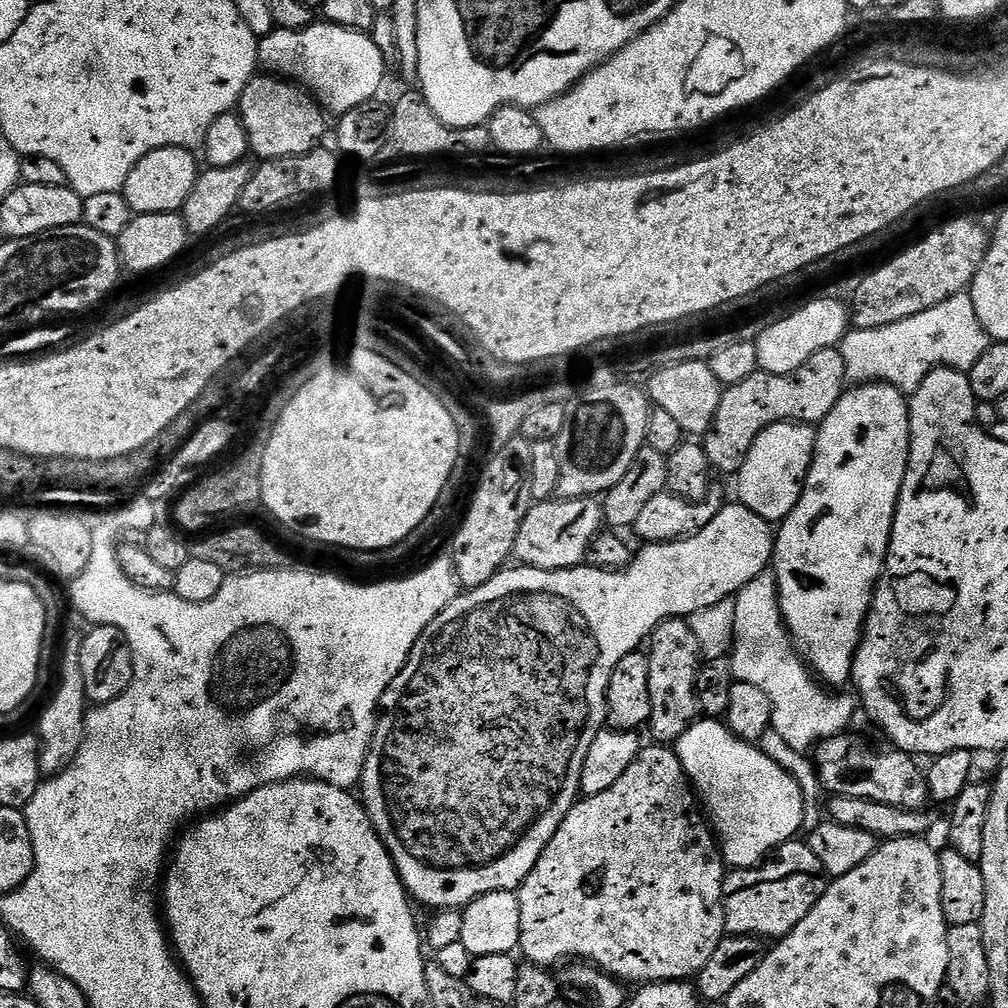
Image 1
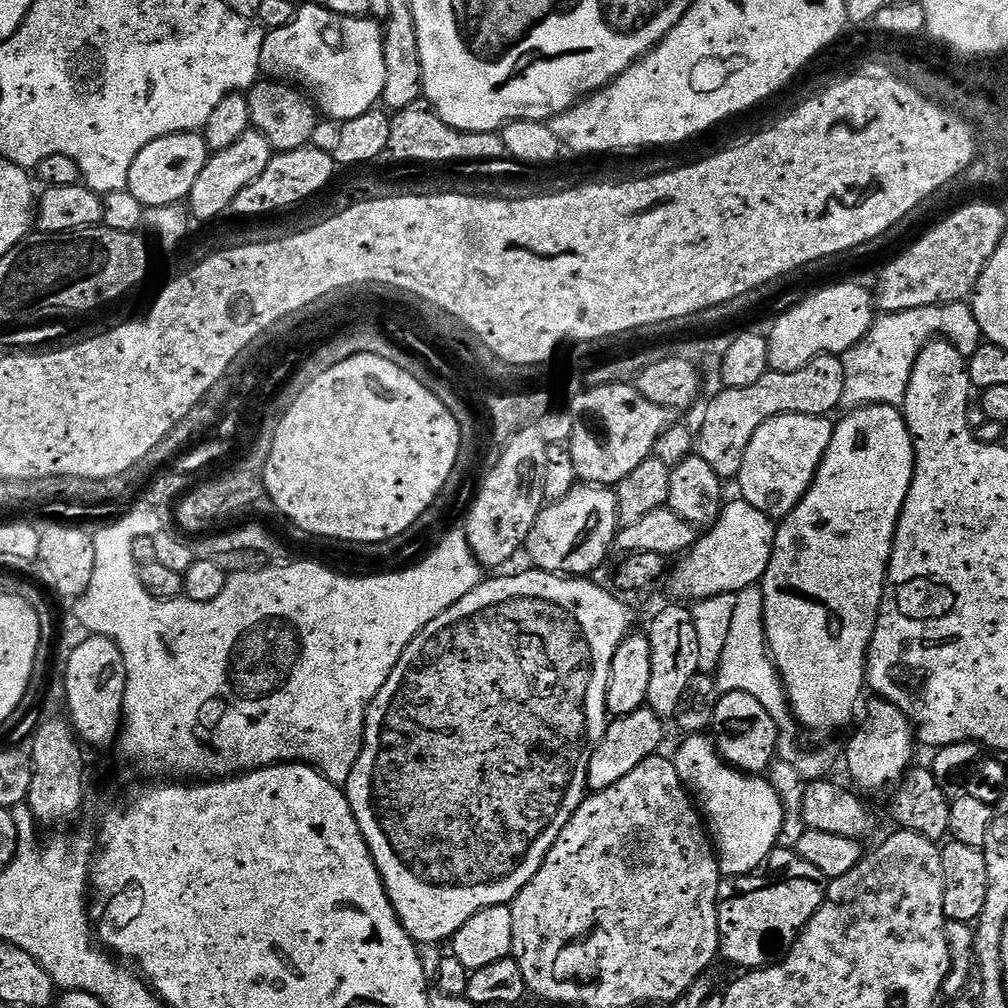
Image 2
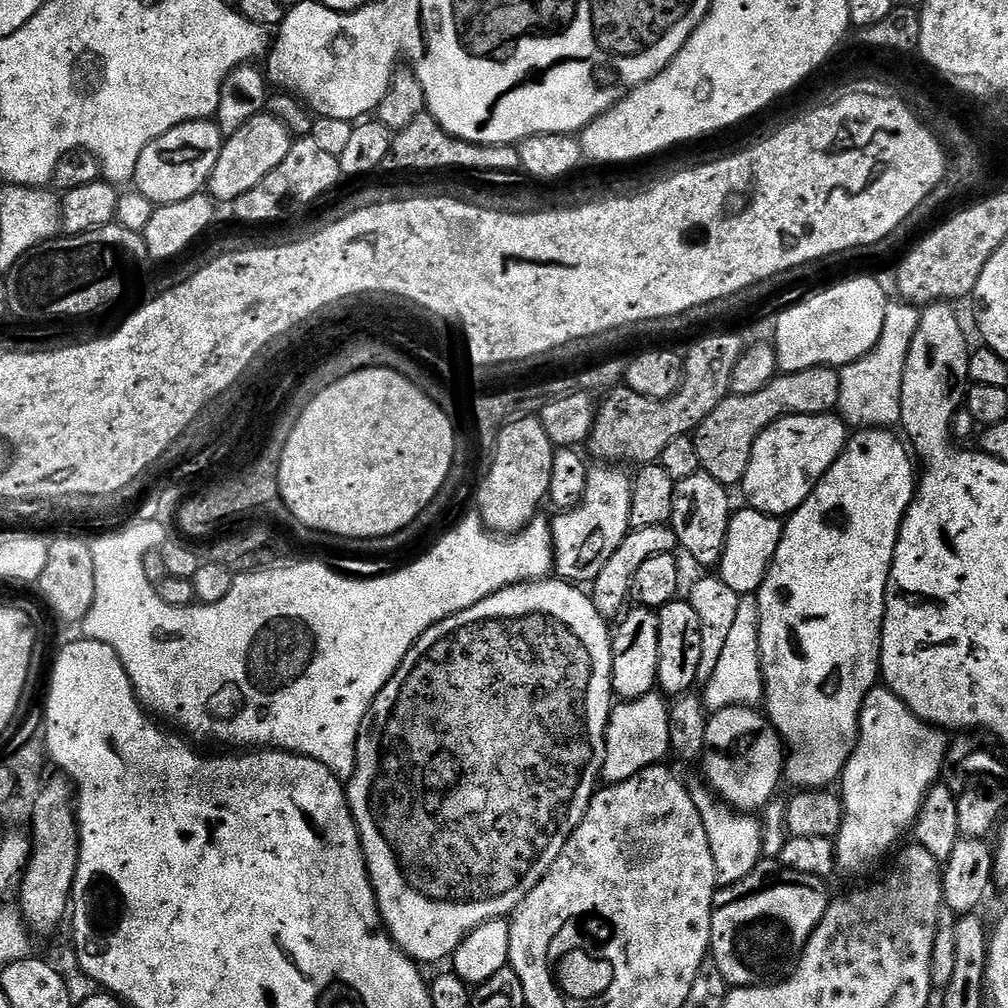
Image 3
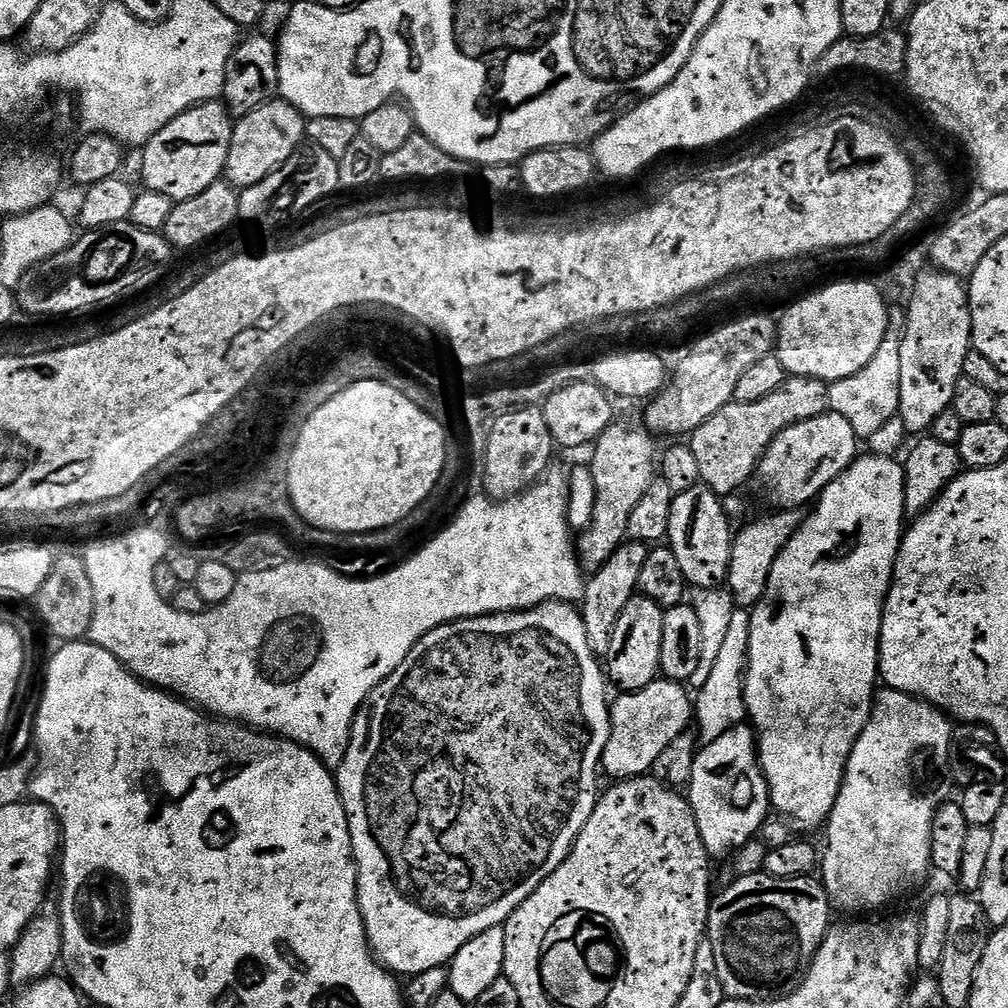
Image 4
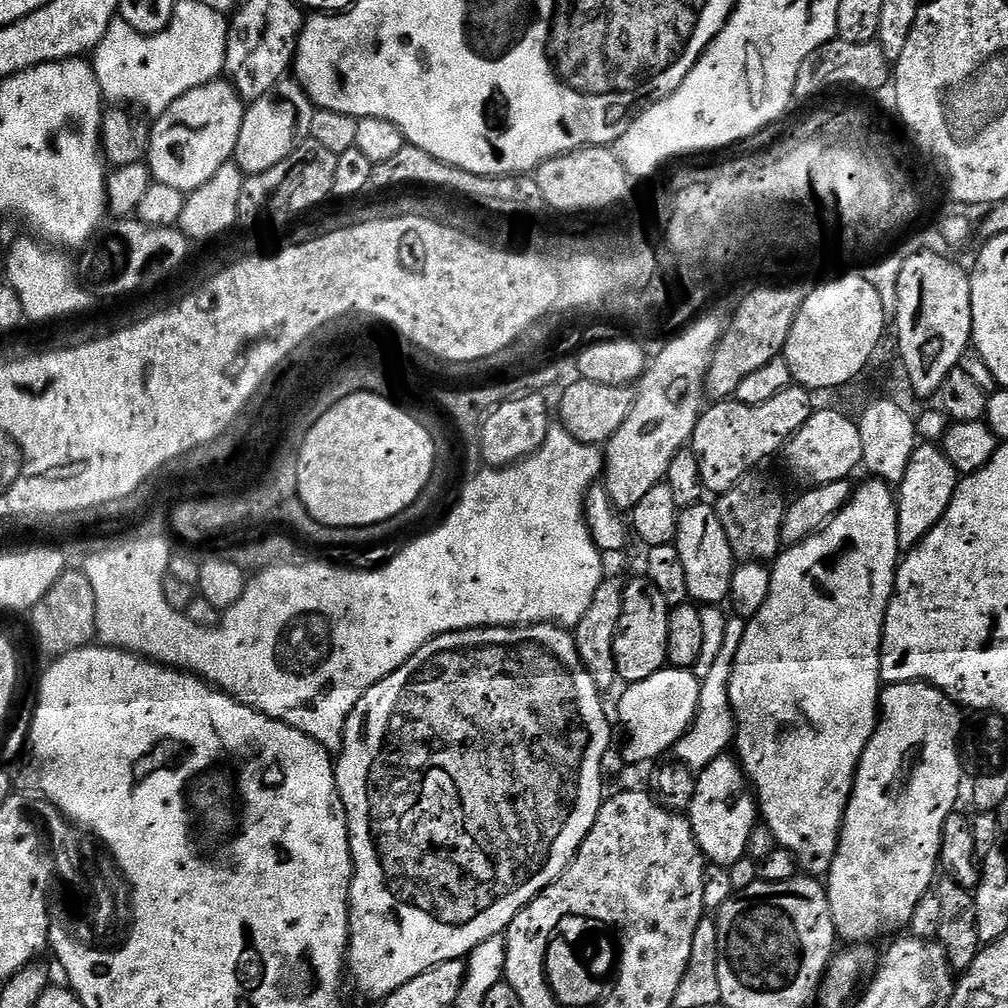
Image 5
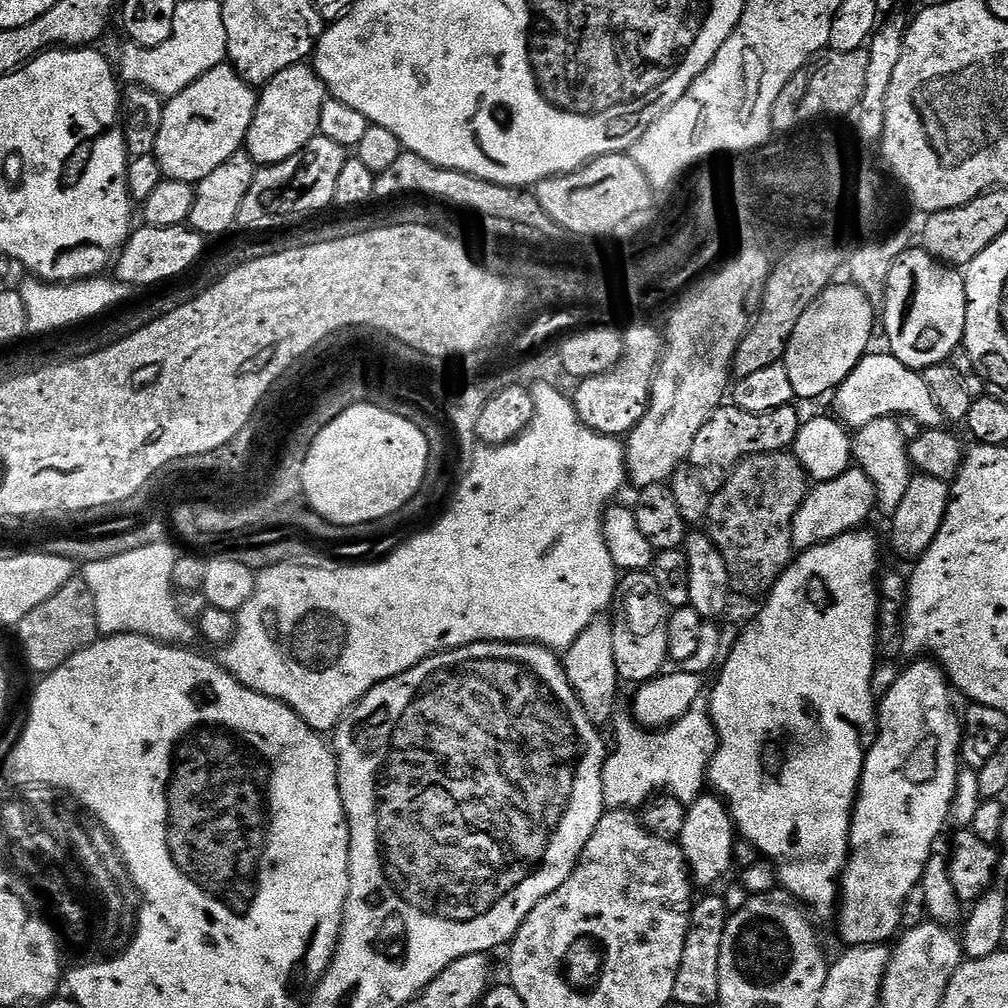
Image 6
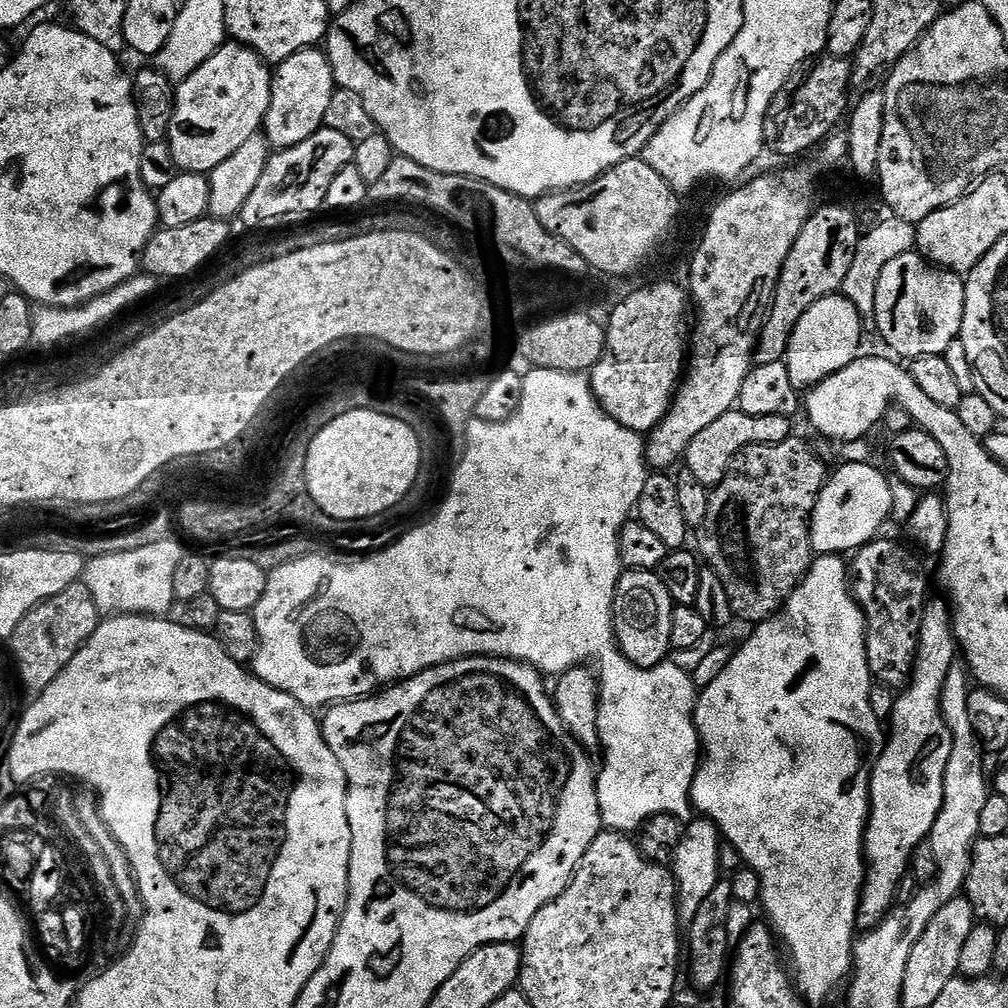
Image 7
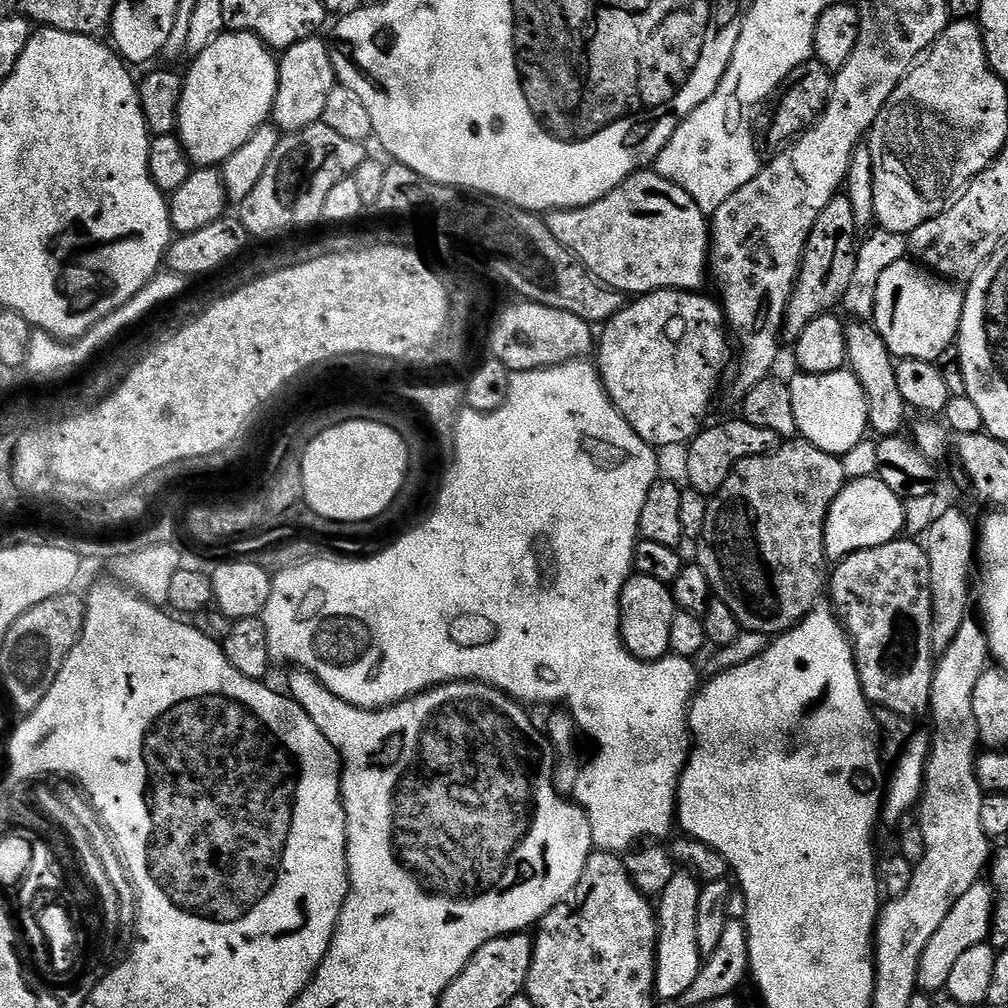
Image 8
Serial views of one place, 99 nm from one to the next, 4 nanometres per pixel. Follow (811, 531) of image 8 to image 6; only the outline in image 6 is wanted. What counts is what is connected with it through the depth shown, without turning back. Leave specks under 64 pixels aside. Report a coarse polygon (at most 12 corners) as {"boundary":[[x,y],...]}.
{"boundary":[[791,451],[747,456],[706,534],[733,581],[771,589],[794,560],[810,477]]}

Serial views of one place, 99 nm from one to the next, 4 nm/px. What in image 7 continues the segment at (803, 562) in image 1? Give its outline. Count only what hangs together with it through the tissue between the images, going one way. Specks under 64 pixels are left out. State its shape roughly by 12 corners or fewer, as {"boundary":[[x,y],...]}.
{"boundary":[[843,555],[699,693],[692,807],[805,1005],[852,974],[886,743]]}

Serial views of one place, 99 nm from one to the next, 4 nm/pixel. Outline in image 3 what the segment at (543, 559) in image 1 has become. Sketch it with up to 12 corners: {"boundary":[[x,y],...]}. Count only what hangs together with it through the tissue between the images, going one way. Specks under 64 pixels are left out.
{"boundary":[[592,466],[551,517],[559,579],[598,578],[630,531],[633,477]]}

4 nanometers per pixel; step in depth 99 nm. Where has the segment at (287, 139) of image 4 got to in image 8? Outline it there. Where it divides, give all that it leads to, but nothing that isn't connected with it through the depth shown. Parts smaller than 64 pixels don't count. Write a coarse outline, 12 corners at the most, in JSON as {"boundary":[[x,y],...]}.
{"boundary":[[319,35],[283,49],[270,120],[281,133],[323,121],[338,81]]}

